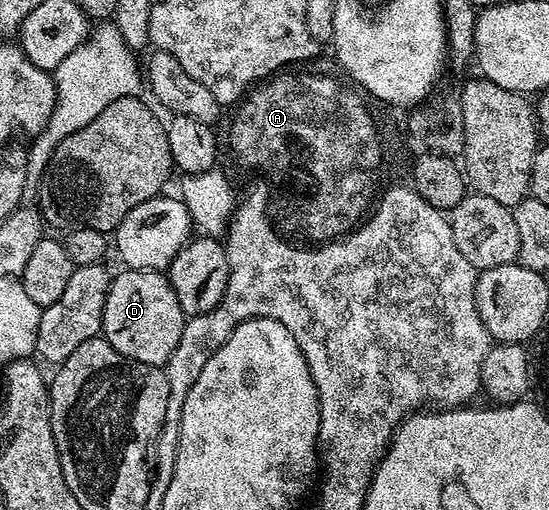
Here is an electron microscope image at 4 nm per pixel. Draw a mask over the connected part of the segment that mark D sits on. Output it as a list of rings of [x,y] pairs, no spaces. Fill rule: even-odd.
[[[125,268],[111,278],[104,314],[102,315],[102,336],[114,347],[114,351],[131,361],[147,365],[167,366],[178,339],[182,339],[186,316],[179,305],[178,295],[169,278],[154,269]]]

